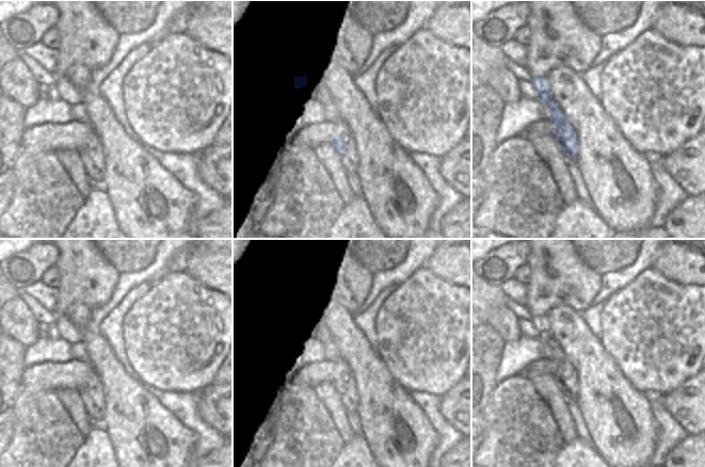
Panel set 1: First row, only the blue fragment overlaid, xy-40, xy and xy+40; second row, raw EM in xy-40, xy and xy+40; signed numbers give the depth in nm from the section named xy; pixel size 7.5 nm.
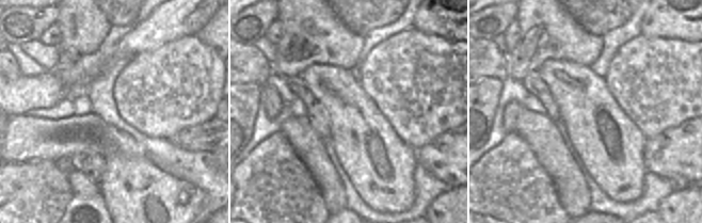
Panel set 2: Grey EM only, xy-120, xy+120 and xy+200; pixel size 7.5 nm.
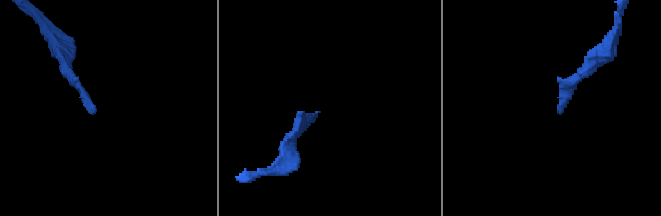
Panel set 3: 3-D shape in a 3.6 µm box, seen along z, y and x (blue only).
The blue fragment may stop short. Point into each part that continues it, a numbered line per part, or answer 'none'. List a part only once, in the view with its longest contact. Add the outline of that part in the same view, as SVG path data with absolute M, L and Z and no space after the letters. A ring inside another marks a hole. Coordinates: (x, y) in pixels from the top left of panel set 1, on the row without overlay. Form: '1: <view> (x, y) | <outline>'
1: xy (326, 392) | M323 382L317 385L316 393L330 414L343 409L341 394L335 388L333 382Z

